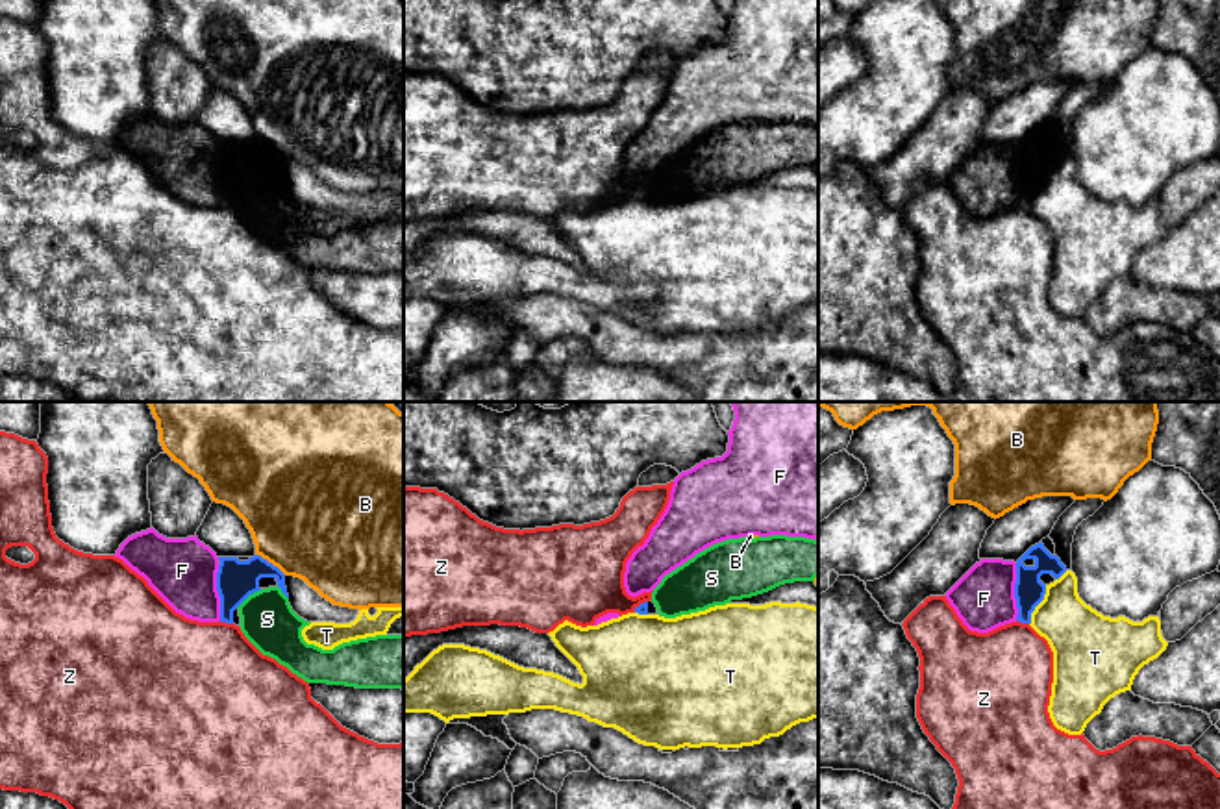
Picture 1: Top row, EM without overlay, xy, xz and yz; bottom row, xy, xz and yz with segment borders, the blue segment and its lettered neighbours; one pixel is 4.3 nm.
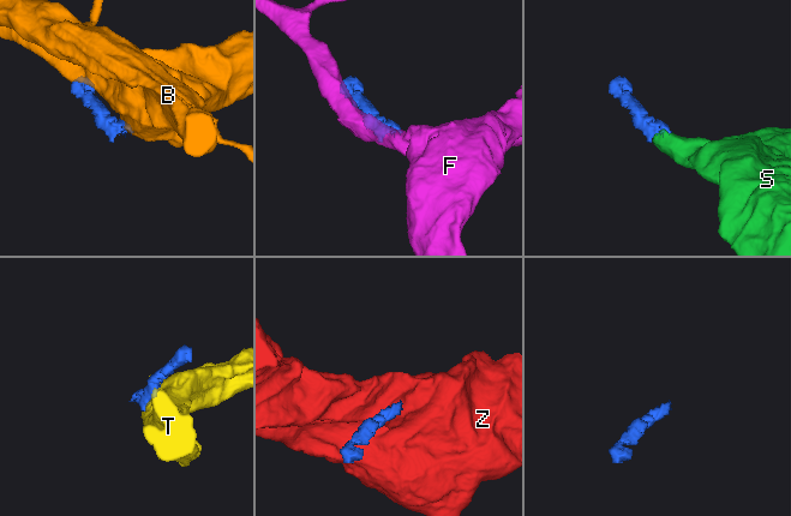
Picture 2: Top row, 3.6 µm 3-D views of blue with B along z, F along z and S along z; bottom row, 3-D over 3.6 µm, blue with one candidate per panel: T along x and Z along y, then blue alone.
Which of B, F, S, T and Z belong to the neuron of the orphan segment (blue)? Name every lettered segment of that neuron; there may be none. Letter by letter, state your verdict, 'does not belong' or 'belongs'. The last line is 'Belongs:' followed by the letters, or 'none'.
B: does not belong
F: does not belong
S: belongs
T: does not belong
Z: does not belong
Belongs: S

